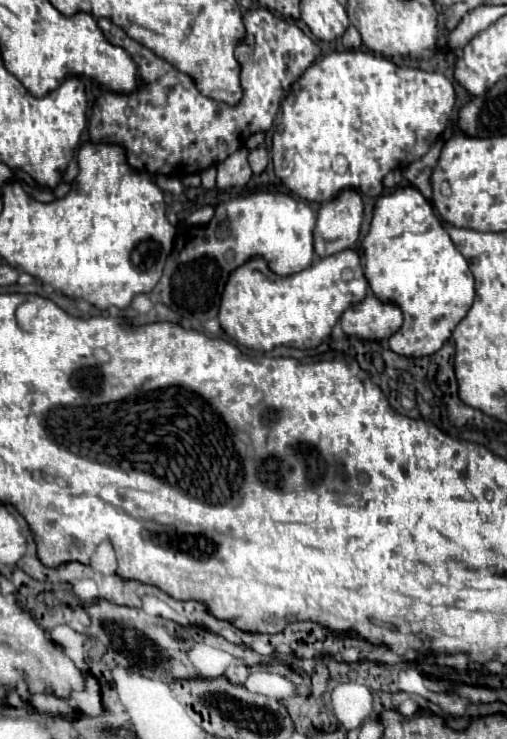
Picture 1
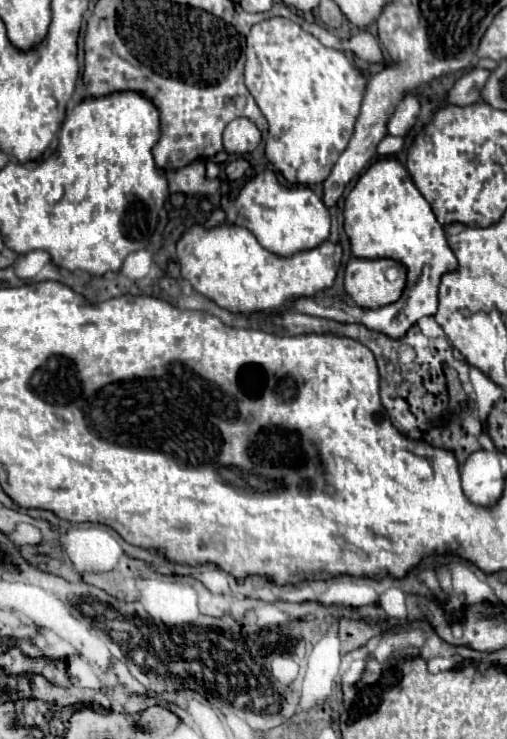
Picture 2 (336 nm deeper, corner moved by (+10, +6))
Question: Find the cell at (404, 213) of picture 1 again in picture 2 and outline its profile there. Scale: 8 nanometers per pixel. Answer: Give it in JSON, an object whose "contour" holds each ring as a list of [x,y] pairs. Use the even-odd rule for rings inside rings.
{"contour":[[[398,159],[376,161],[356,183],[344,205],[344,231],[350,237],[352,253],[358,259],[394,259],[406,267],[408,279],[402,297],[376,311],[344,311],[344,307],[328,307],[324,295],[300,299],[294,309],[306,315],[334,319],[338,323],[360,323],[372,331],[392,339],[402,339],[422,317],[438,311],[438,287],[444,273],[458,269],[458,259],[446,243],[444,229],[436,221],[430,203],[412,183],[410,173]]]}

